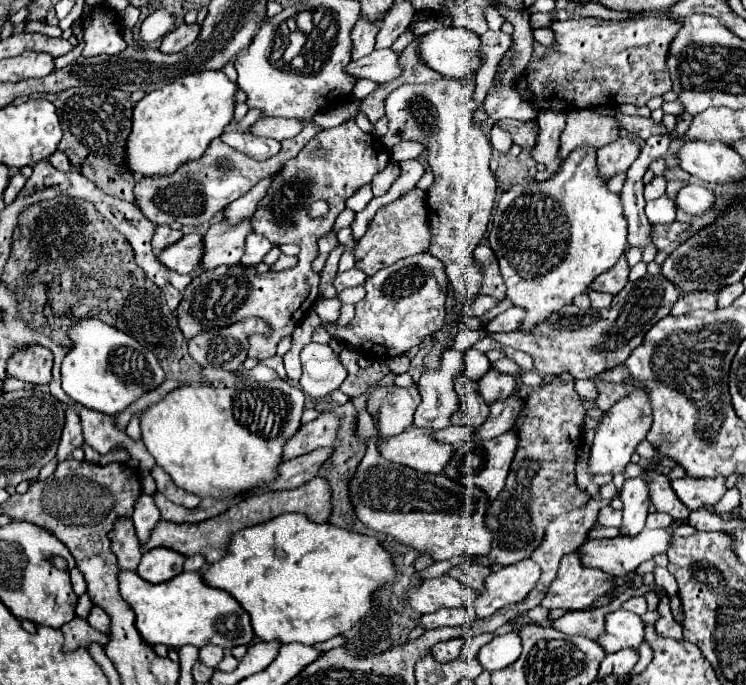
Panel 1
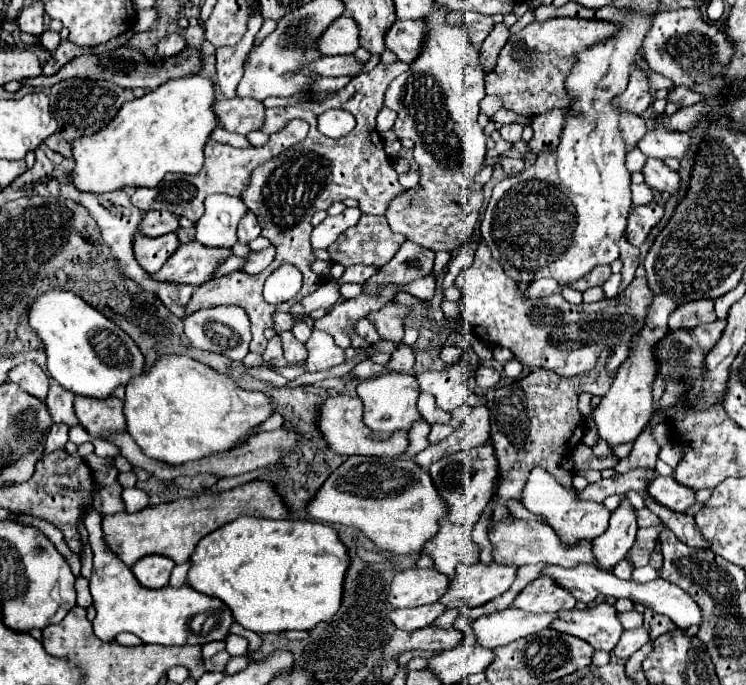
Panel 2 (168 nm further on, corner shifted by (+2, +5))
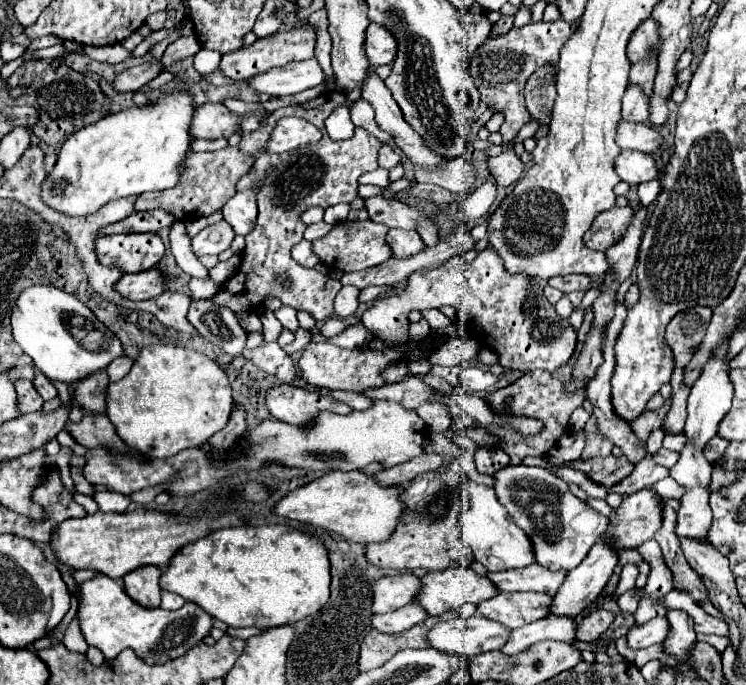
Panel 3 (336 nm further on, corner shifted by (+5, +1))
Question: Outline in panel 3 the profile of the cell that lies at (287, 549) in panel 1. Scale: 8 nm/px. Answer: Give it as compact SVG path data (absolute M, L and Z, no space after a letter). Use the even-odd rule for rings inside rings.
M239 525L211 531L179 549L159 579L161 589L197 603L211 617L221 619L231 627L257 627L261 631L279 625L293 625L317 613L329 601L329 583L329 557L323 543L289 525Z

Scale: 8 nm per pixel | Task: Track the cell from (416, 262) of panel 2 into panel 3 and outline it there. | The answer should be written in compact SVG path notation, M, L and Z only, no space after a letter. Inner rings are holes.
M389 229L387 243L391 245L395 257L409 257L425 247L417 231L405 231L405 229Z

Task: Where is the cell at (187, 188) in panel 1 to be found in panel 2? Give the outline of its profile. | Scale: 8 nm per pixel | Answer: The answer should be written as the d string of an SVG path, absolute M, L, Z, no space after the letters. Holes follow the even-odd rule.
M292 119L282 131L270 135L268 143L262 147L250 147L250 149L234 149L232 145L226 143L216 143L216 141L208 141L204 147L204 167L200 169L200 173L196 175L166 175L166 179L160 181L160 187L138 187L136 193L132 195L132 203L140 209L140 211L154 211L154 209L162 209L162 211L170 211L174 215L180 217L188 217L192 223L196 223L202 213L204 213L204 199L212 193L228 193L228 195L236 195L240 197L244 193L244 187L248 185L248 179L252 175L252 171L276 157L278 153L282 153L284 149L292 147L294 143L302 141L308 133L308 123L302 119Z

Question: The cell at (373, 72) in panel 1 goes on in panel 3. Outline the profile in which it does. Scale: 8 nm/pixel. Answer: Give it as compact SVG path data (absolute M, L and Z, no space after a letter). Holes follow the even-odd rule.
M305 59L297 63L289 63L285 67L273 67L273 71L265 71L247 81L249 87L257 93L269 95L293 95L325 83L325 75L317 59Z

